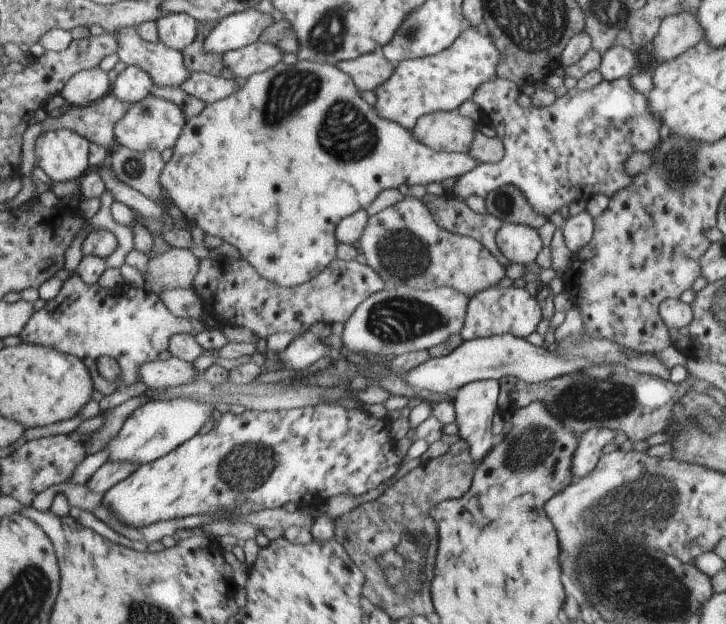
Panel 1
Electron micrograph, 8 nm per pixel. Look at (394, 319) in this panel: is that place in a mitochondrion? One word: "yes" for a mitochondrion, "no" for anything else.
yes

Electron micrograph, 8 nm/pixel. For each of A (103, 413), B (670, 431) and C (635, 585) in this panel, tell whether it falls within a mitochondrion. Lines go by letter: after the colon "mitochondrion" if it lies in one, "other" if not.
A: other
B: other
C: mitochondrion

